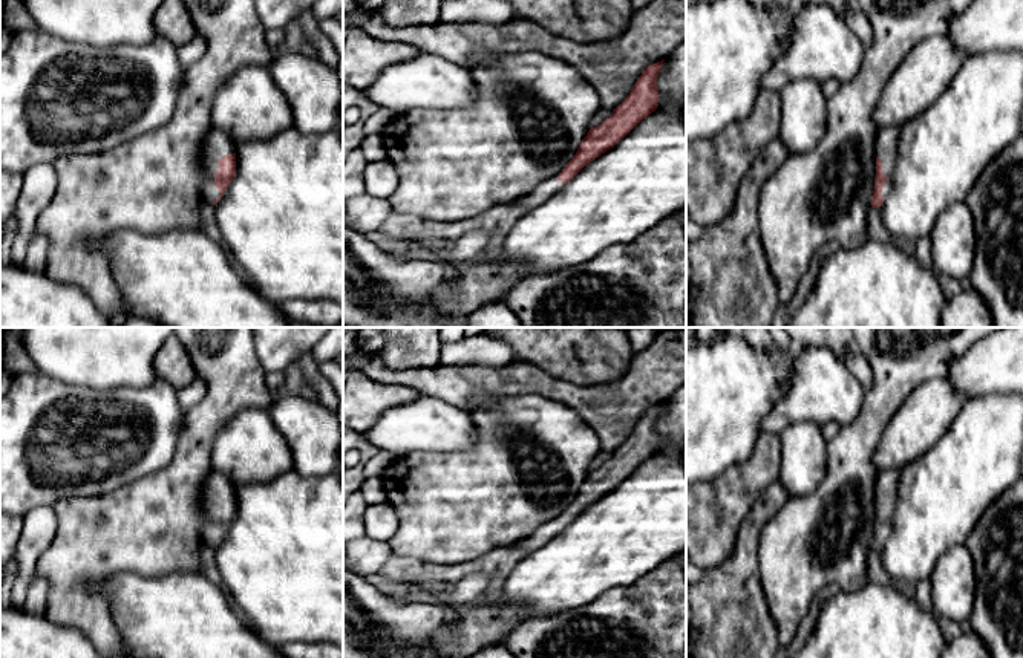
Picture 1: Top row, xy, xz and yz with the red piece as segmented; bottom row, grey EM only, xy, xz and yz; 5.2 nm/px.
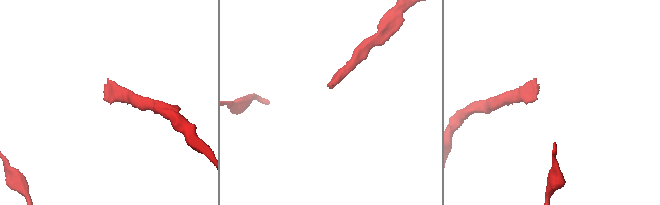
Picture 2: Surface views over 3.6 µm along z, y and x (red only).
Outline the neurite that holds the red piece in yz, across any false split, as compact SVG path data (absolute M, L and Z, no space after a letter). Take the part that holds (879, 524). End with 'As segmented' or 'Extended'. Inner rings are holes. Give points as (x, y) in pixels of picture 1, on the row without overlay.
M885 470L876 477L876 520L871 539L871 551L881 549L891 533L900 473L902 470Z. Extended

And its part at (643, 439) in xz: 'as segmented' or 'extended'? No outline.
extended

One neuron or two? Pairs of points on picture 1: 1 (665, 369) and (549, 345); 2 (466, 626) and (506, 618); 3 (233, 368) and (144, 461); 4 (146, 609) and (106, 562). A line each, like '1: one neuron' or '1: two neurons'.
1: two neurons
2: one neuron
3: two neurons
4: two neurons

